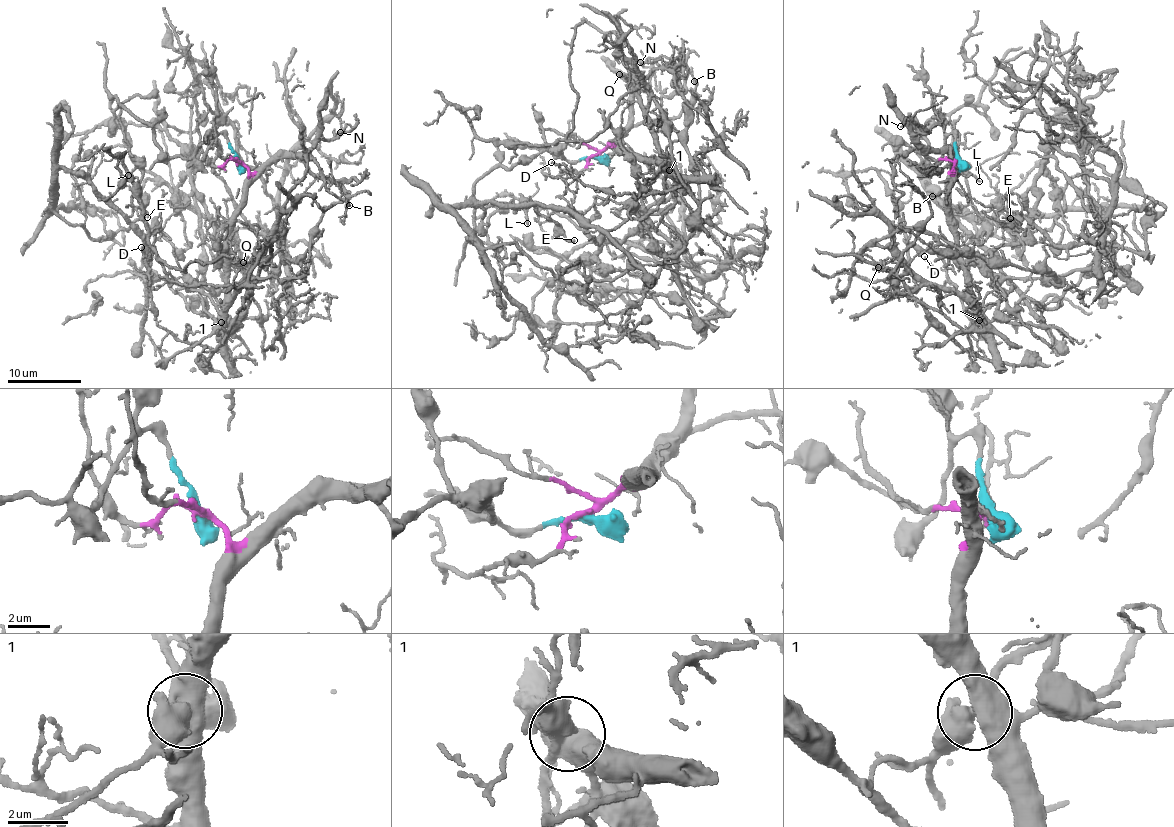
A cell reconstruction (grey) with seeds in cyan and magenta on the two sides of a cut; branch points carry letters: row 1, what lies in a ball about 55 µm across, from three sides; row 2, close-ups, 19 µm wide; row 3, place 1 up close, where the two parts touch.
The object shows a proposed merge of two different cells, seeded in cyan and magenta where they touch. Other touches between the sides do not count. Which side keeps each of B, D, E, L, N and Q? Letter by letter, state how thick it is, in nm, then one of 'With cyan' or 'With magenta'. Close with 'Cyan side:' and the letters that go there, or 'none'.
B: Thickness 120 nm. With magenta
D: Thickness 100 nm. With magenta
E: Thickness 160 nm. With cyan
L: Thickness 130 nm. With cyan
N: Thickness 130 nm. With magenta
Q: Thickness 140 nm. With magenta
Cyan side: E, L

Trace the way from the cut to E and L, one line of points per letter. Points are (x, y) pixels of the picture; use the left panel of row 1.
E: (237, 161), (223, 134), (200, 161), (169, 157), (120, 106), (123, 139), (142, 171), (132, 201), (147, 217)
L: (237, 161), (223, 134), (200, 161), (169, 157), (149, 125), (120, 107), (123, 139), (136, 166), (128, 174)

